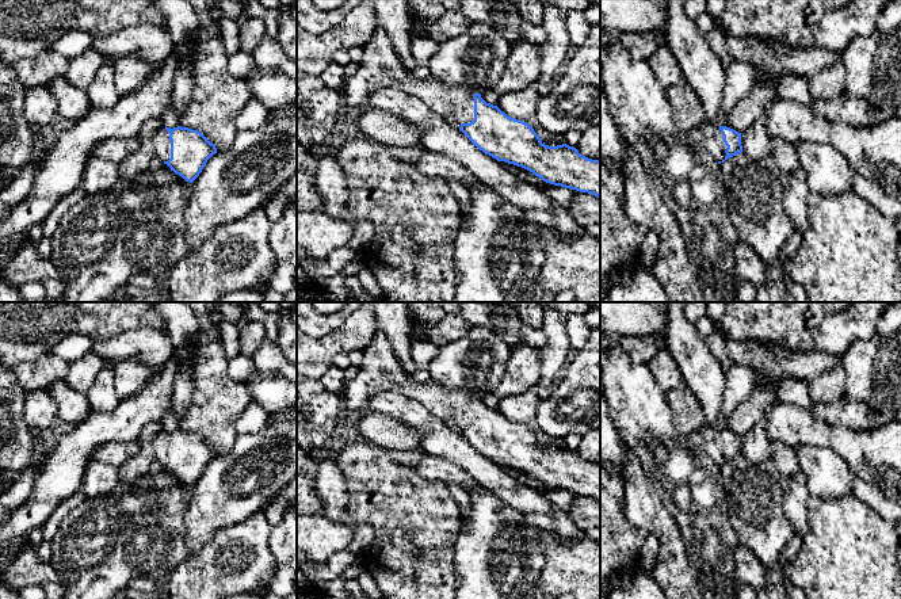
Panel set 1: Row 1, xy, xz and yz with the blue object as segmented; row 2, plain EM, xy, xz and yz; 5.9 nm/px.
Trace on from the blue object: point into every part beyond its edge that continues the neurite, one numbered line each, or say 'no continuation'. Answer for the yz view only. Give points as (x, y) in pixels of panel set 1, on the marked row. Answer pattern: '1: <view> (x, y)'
1: yz (706, 136)

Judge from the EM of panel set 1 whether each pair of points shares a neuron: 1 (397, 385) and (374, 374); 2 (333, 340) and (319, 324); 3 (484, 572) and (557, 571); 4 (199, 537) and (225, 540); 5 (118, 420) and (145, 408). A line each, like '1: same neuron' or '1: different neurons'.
1: same neuron
2: different neurons
3: different neurons
4: different neurons
5: same neuron

